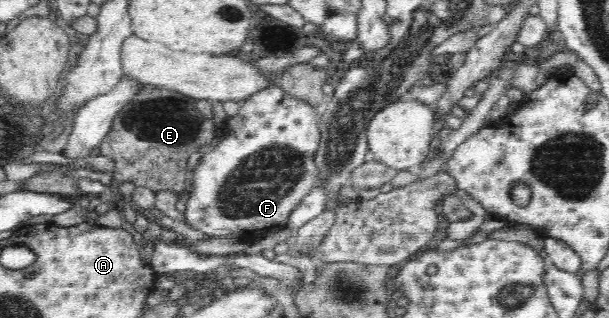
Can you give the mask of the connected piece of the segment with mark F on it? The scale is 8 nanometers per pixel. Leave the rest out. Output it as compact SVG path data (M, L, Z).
M275 83L240 102L238 114L225 123L224 138L214 148L205 150L192 171L192 192L182 214L184 222L209 237L232 234L240 238L244 234L266 234L285 228L290 212L316 187L318 167L314 154L321 140L318 127L321 114L322 110L314 109L308 102L287 96Z

